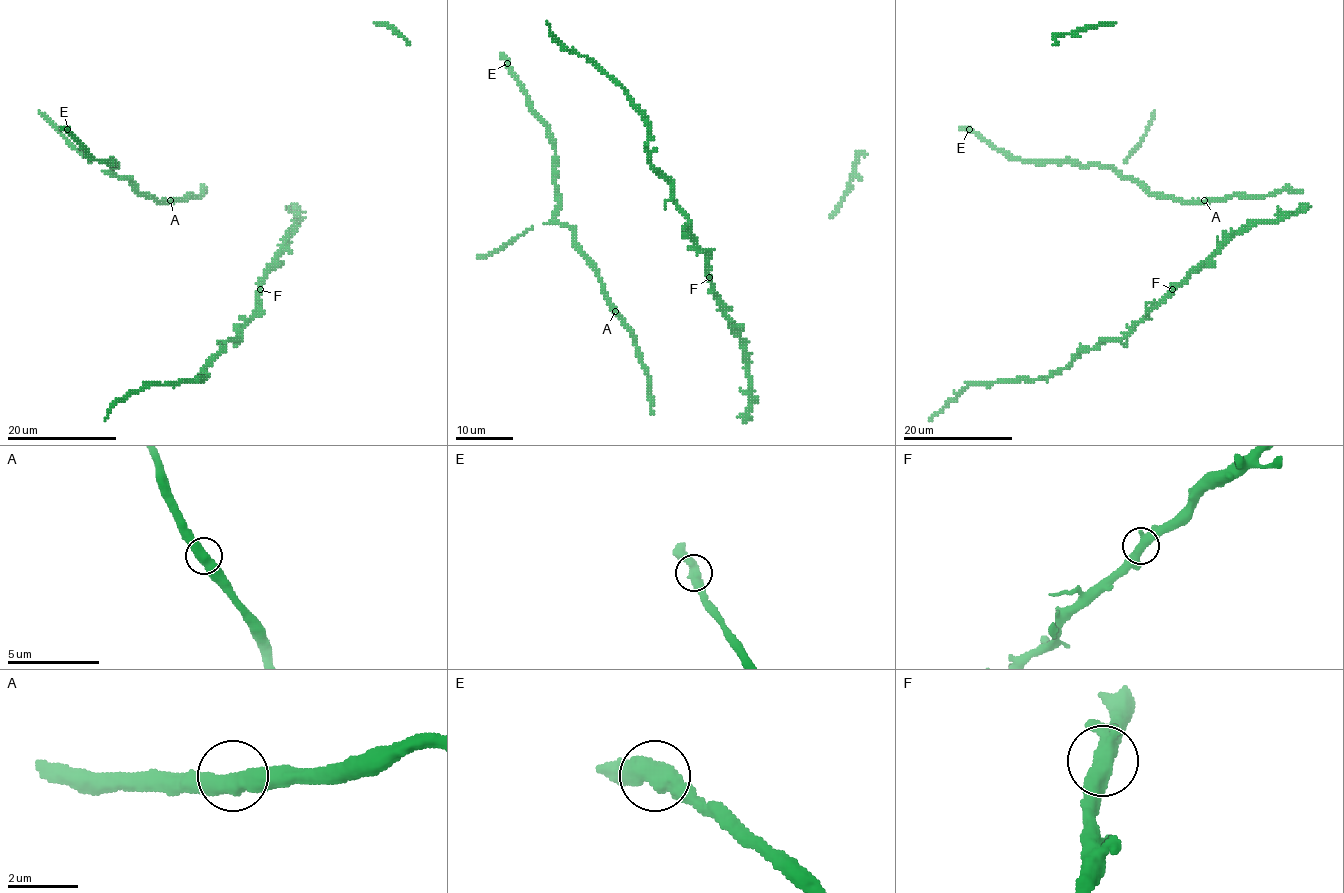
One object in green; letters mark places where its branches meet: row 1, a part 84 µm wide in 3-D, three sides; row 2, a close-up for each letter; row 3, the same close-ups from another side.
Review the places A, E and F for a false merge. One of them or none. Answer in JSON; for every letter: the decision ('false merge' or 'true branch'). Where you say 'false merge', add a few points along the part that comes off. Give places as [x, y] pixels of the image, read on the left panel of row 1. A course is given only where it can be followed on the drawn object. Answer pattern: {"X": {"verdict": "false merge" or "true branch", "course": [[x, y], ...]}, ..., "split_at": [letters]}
{"A": {"verdict": "true branch"}, "E": {"verdict": "true branch"}, "F": {"verdict": "true branch"}, "split_at": []}

